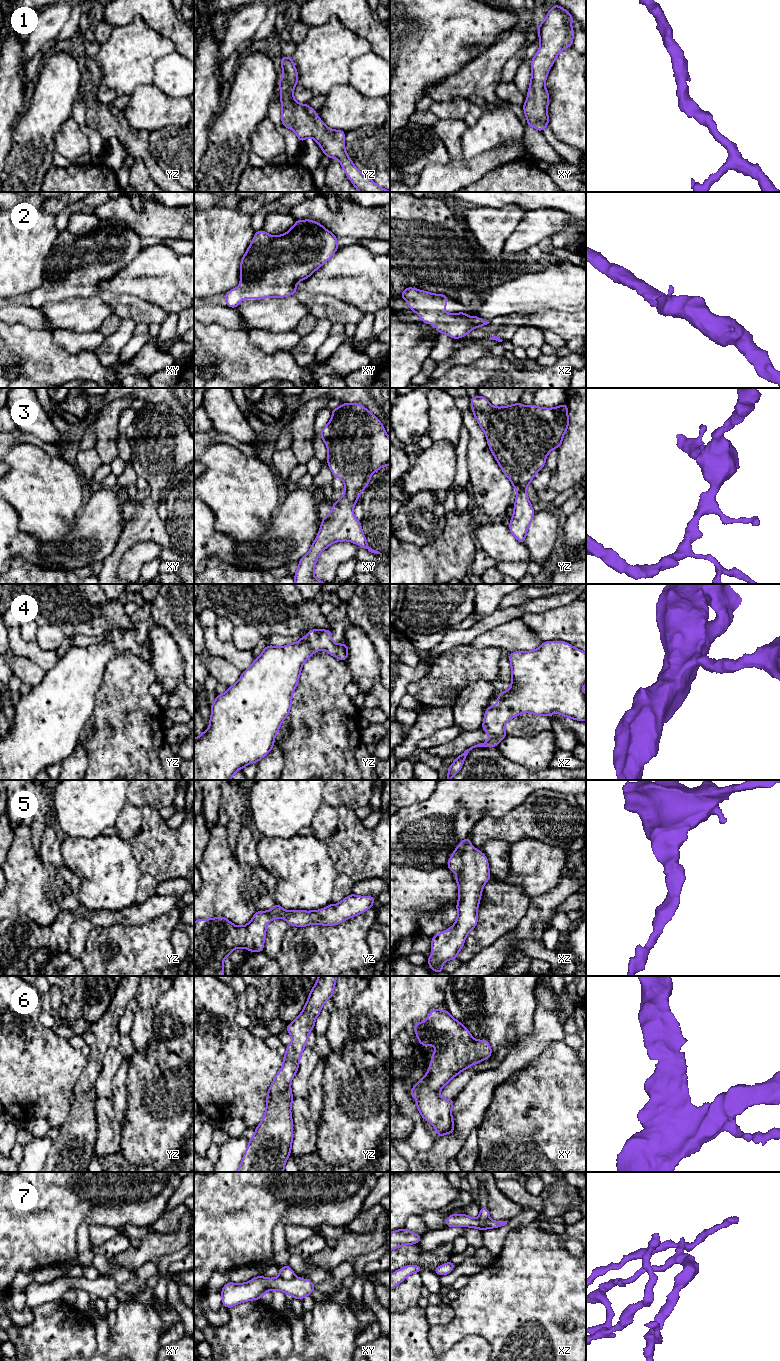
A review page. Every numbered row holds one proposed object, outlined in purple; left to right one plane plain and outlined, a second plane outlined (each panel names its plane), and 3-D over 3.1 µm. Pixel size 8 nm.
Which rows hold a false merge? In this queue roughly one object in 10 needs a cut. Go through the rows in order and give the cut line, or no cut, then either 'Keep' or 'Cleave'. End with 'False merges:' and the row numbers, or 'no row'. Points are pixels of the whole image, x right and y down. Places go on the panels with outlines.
1: No split. Keep
2: No split. Keep
3: No split. Keep
4: No split. Keep
5: No split. Keep
6: No split. Keep
7: Split along xz (489, 1218), (480, 1229). Cleave
False merges: 7

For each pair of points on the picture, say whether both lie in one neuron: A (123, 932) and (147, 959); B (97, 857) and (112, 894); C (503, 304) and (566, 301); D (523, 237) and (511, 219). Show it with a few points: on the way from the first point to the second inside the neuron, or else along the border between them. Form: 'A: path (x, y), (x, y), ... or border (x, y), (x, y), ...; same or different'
A: path (127, 939), (140, 952); same
B: path (106, 866), (110, 872), (110, 882), (112, 885); same
C: path (519, 298), (550, 298); same
D: border (526, 212), (503, 247); different

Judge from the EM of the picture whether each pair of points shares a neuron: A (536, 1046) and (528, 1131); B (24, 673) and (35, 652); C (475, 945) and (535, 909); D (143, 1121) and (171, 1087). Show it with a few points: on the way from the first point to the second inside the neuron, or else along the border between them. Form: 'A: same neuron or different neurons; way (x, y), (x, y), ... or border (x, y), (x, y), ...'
A: different neurons; border (552, 1043), (528, 1065)
B: different neurons; border (14, 655), (26, 656), (46, 671)
C: different neurons; border (530, 898), (526, 914), (509, 931)
D: same neuron; way (152, 1113), (167, 1096)

